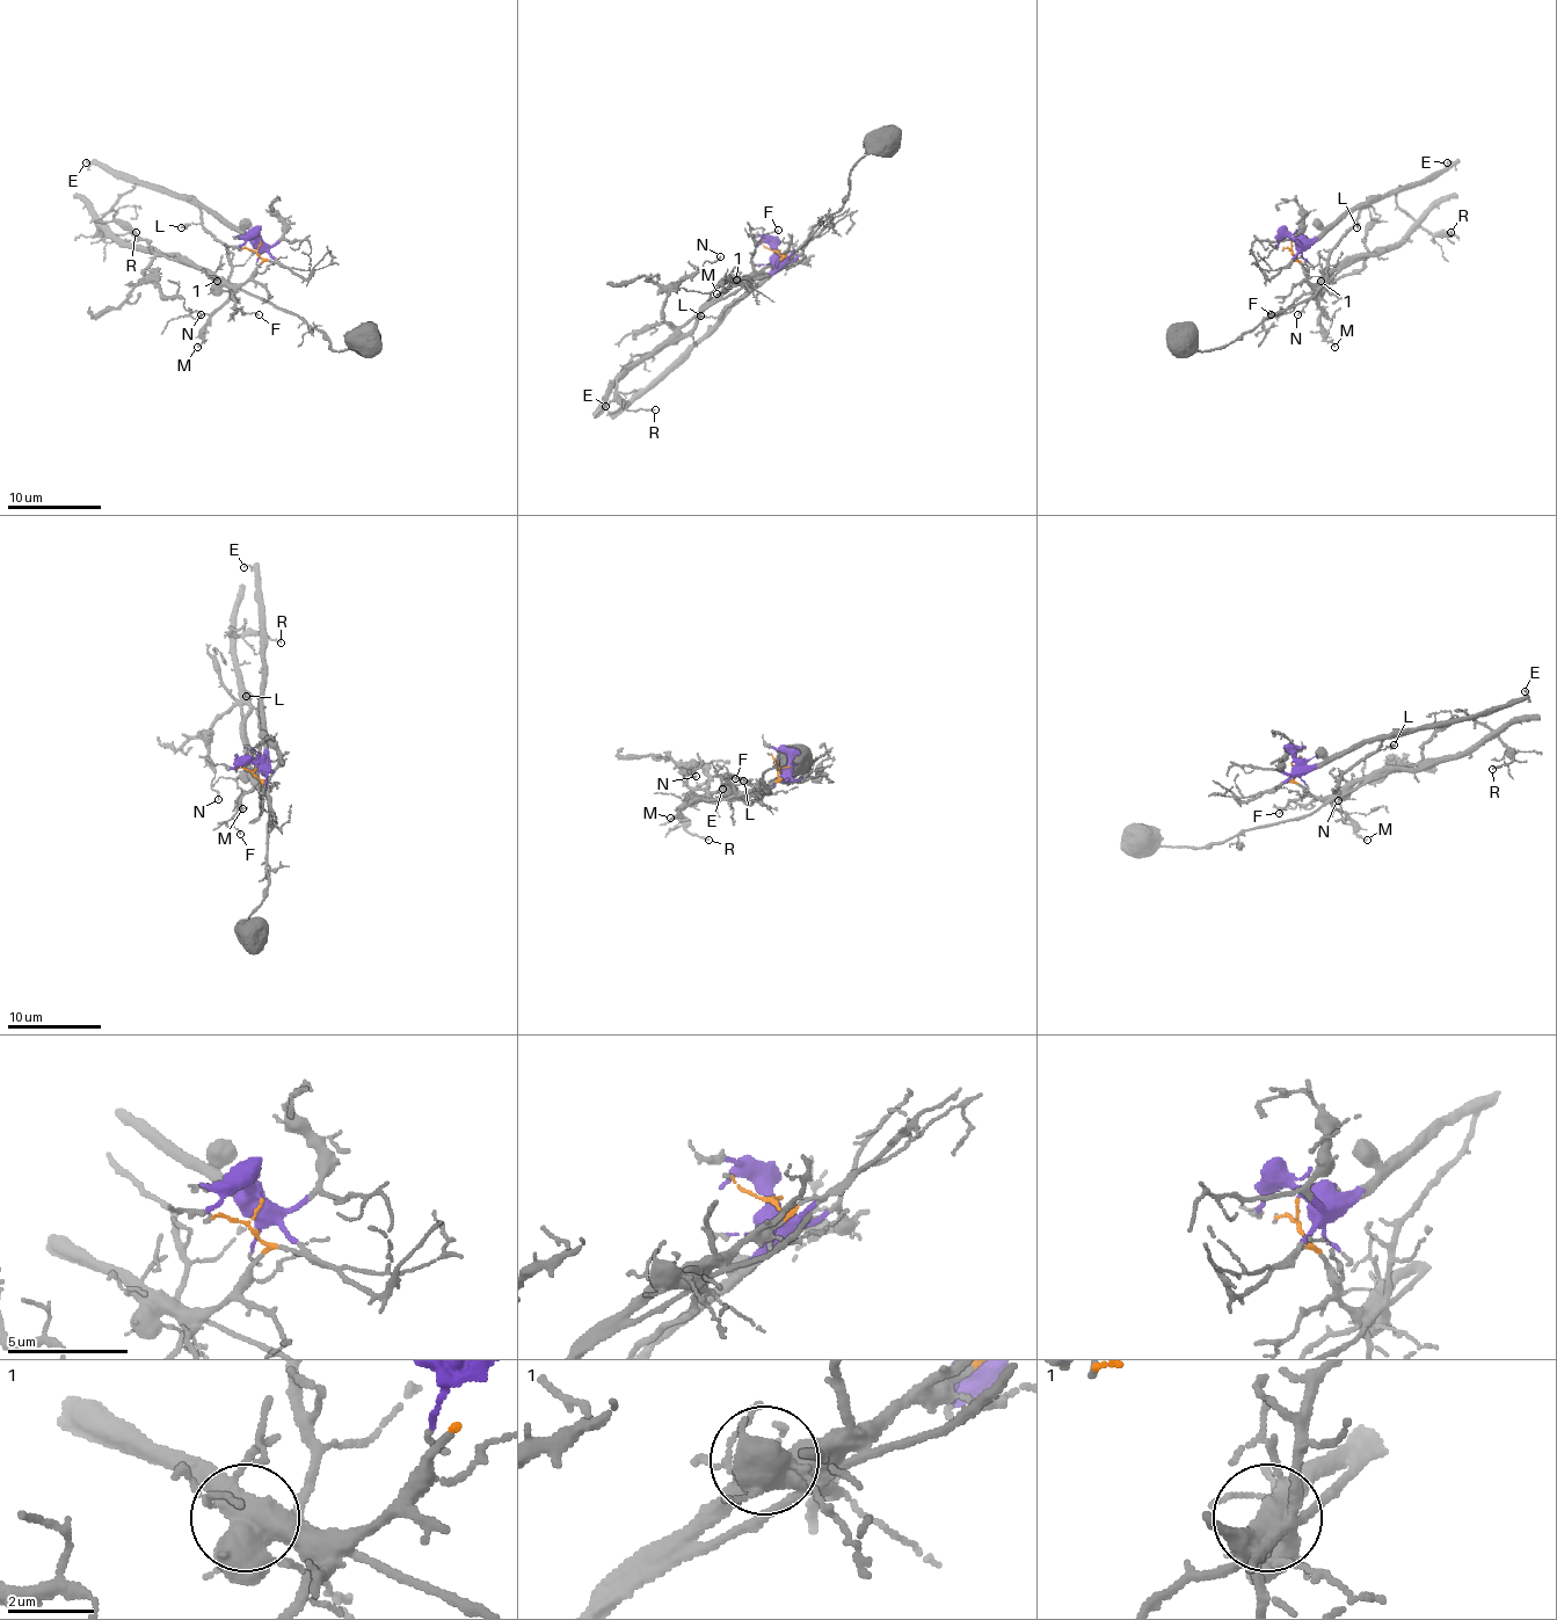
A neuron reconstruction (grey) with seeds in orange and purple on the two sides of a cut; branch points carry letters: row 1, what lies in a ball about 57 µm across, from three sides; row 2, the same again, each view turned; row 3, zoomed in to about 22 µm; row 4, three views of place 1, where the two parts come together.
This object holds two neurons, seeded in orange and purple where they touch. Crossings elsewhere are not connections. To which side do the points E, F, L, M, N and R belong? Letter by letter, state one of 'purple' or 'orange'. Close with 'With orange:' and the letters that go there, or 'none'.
E: purple
F: orange
L: purple
M: orange
N: orange
R: orange
With orange: F, M, N, R

